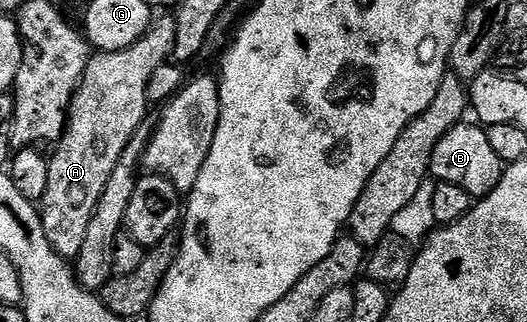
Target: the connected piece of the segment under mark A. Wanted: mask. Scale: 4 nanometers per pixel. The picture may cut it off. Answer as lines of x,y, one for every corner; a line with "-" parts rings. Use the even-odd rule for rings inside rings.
155,16
150,22
150,29
132,47
121,49
120,51
112,51
111,53
95,52
91,56
90,62
86,64
86,70
80,79
78,90
74,92
74,98
70,104
70,112
66,118
66,130
62,132
62,138
53,146
54,154
51,152
48,157
50,163
48,167
48,187
50,189
44,191
40,202
40,212
42,222
44,223
44,235
48,235
48,243
52,243
52,247
62,257
73,259
80,255
80,247
84,244
84,238
88,231
88,222
92,220
92,211
96,211
96,203
100,203
100,195
104,195
104,187
108,187
108,179
112,179
112,171
116,171
116,167
120,163
120,155
124,155
124,147
128,147
128,139
132,139
132,135
138,130
140,123
147,120
148,113
146,113
146,108
148,108
148,102
146,100
146,92
148,91
148,83
152,79
152,71
156,71
156,67
167,64
171,60
174,52
175,39
176,23
174,22
173,16

